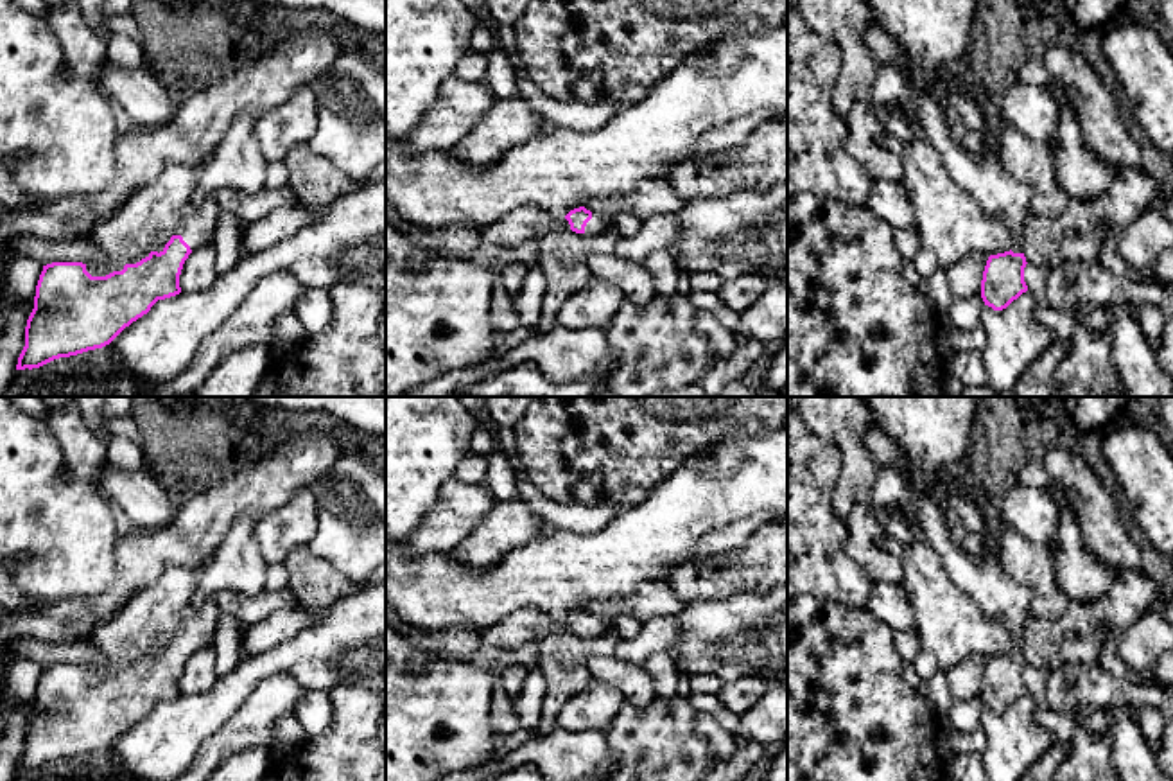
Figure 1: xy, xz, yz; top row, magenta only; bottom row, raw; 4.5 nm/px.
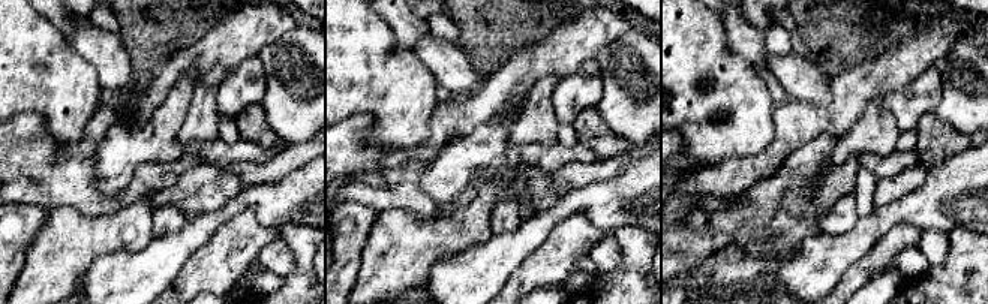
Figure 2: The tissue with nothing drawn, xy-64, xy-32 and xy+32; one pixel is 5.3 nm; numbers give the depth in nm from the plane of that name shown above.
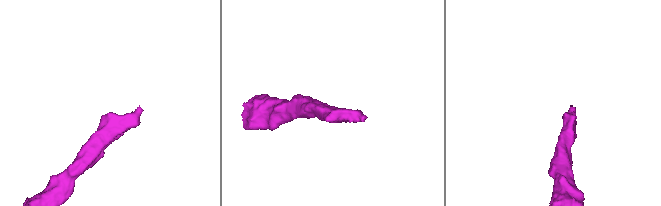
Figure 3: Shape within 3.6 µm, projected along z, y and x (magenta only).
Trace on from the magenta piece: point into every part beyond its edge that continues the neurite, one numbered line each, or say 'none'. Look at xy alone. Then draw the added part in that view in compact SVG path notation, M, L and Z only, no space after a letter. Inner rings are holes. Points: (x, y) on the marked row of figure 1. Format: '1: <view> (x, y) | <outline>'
1: xy (146, 221) | M174 163L154 181L135 190L109 217L91 230L91 241L108 257L106 266L86 264L91 276L122 271L151 251L163 251L172 235L181 235L190 250L212 244L219 203L215 196L194 199L199 167Z

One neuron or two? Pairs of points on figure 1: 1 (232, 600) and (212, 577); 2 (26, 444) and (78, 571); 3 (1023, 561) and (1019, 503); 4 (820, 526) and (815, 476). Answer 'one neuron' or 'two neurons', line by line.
1: two neurons
2: one neuron
3: two neurons
4: one neuron

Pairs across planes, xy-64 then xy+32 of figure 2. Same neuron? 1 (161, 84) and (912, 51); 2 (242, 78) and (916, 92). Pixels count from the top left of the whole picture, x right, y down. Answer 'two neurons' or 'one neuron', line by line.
1: one neuron
2: one neuron

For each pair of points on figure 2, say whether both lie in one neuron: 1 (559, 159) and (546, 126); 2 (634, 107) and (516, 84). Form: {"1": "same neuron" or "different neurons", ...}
{"1": "different neurons", "2": "different neurons"}

